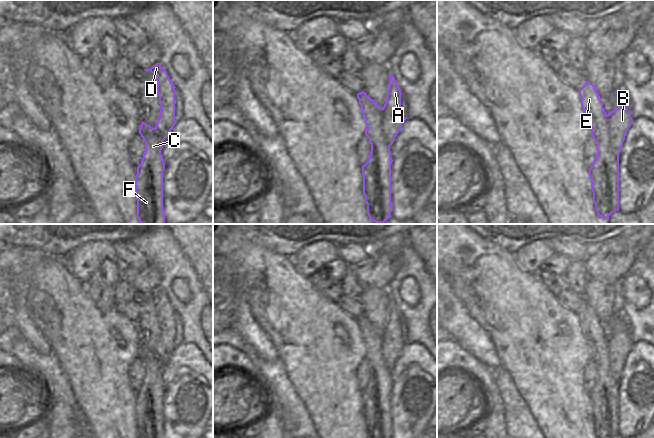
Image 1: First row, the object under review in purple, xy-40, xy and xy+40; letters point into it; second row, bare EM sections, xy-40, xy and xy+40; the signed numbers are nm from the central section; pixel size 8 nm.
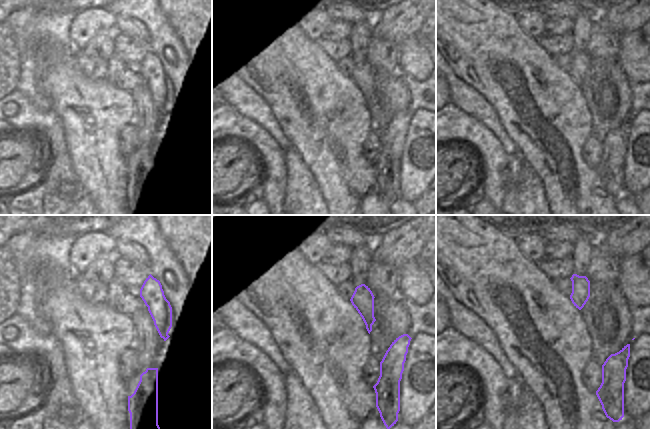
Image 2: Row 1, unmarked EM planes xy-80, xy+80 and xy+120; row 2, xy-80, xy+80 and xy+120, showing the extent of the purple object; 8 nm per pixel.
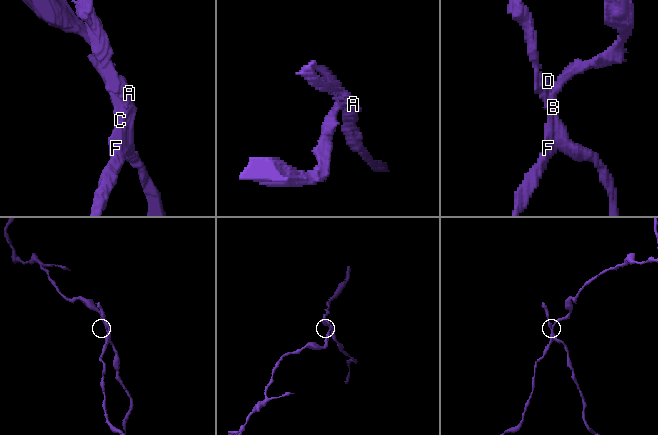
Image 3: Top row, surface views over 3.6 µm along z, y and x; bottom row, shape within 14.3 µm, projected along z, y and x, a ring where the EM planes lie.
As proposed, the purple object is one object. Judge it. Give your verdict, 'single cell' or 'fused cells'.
fused cells

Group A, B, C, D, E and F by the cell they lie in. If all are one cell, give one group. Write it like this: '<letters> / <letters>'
A B D / C E F

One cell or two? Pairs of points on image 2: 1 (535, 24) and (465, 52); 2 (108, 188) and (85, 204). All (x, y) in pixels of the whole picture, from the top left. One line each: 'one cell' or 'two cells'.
1: two cells
2: two cells

